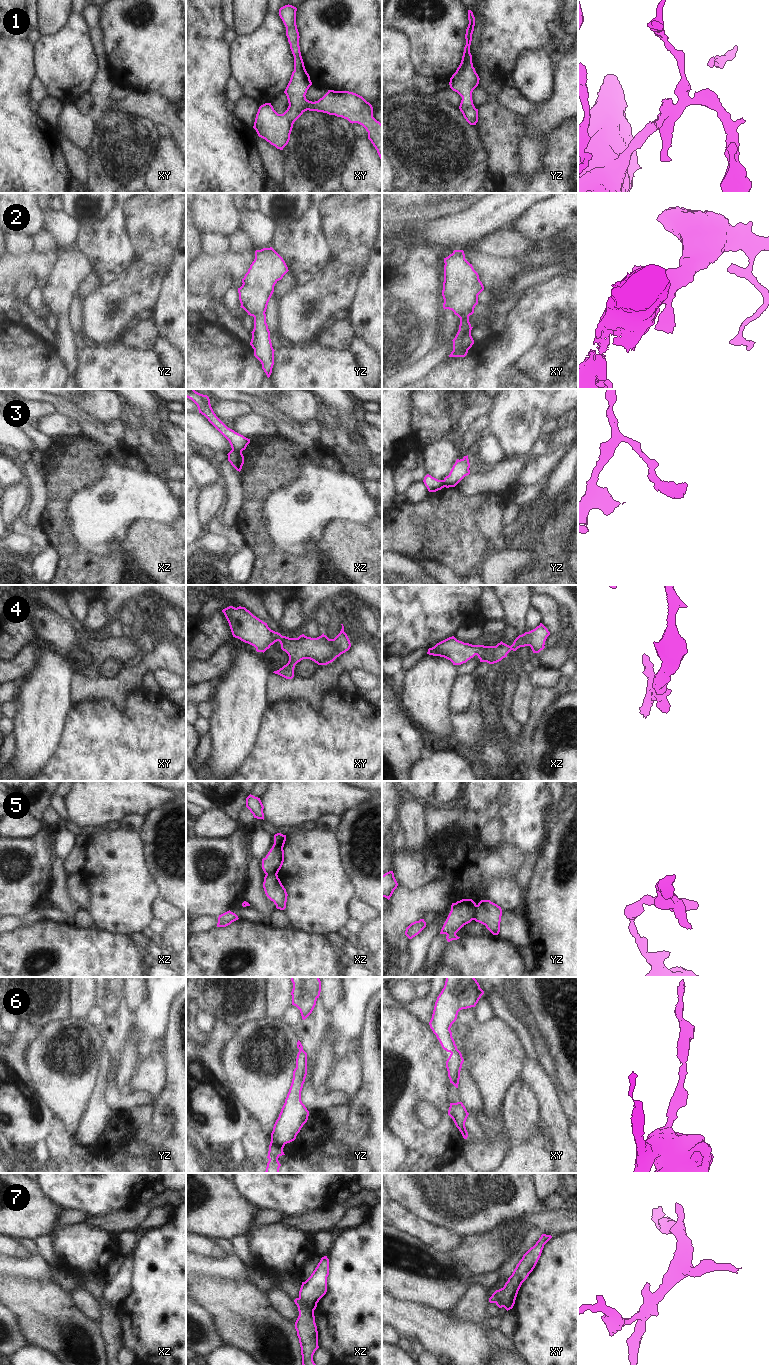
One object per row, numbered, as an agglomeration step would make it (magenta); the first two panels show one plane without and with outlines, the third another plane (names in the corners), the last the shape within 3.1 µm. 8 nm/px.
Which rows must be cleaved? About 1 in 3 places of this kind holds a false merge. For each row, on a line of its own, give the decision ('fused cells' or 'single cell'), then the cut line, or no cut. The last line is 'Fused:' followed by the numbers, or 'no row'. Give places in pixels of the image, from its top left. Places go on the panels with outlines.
1: single cell; no cut
2: single cell; no cut
3: fused cells; cut in xz along (232, 449), (241, 452)
4: single cell; no cut
5: fused cells; cut in yz along (477, 905), (473, 919)
6: single cell; no cut
7: fused cells; cut in xz along (299, 1297), (313, 1310)
Fused: 3, 5, 7

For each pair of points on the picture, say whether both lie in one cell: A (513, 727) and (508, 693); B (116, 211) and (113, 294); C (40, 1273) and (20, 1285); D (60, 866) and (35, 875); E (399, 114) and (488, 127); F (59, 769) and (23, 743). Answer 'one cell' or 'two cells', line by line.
A: one cell
B: two cells
C: two cells
D: two cells
E: two cells
F: two cells

